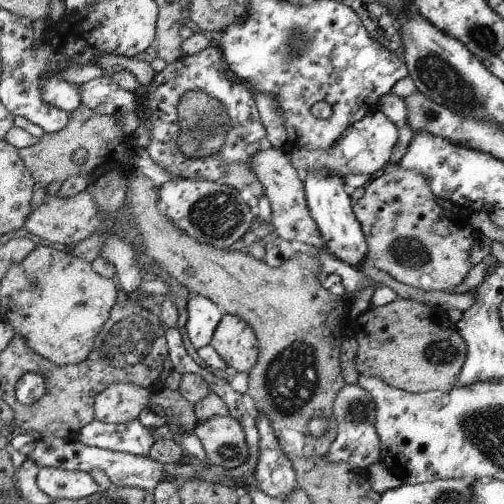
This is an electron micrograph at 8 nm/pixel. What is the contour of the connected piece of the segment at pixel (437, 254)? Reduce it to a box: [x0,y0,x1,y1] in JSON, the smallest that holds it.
[353,168,477,293]

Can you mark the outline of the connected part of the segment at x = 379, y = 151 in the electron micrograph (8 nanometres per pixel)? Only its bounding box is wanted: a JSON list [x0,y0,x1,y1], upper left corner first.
[285,109,399,180]

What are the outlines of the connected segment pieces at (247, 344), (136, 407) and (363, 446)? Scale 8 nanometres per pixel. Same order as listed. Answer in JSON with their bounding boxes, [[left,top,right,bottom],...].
[[210,313,259,376],[95,383,152,423],[324,384,380,471]]

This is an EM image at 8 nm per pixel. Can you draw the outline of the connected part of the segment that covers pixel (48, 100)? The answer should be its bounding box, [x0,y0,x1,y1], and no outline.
[40,76,82,112]

